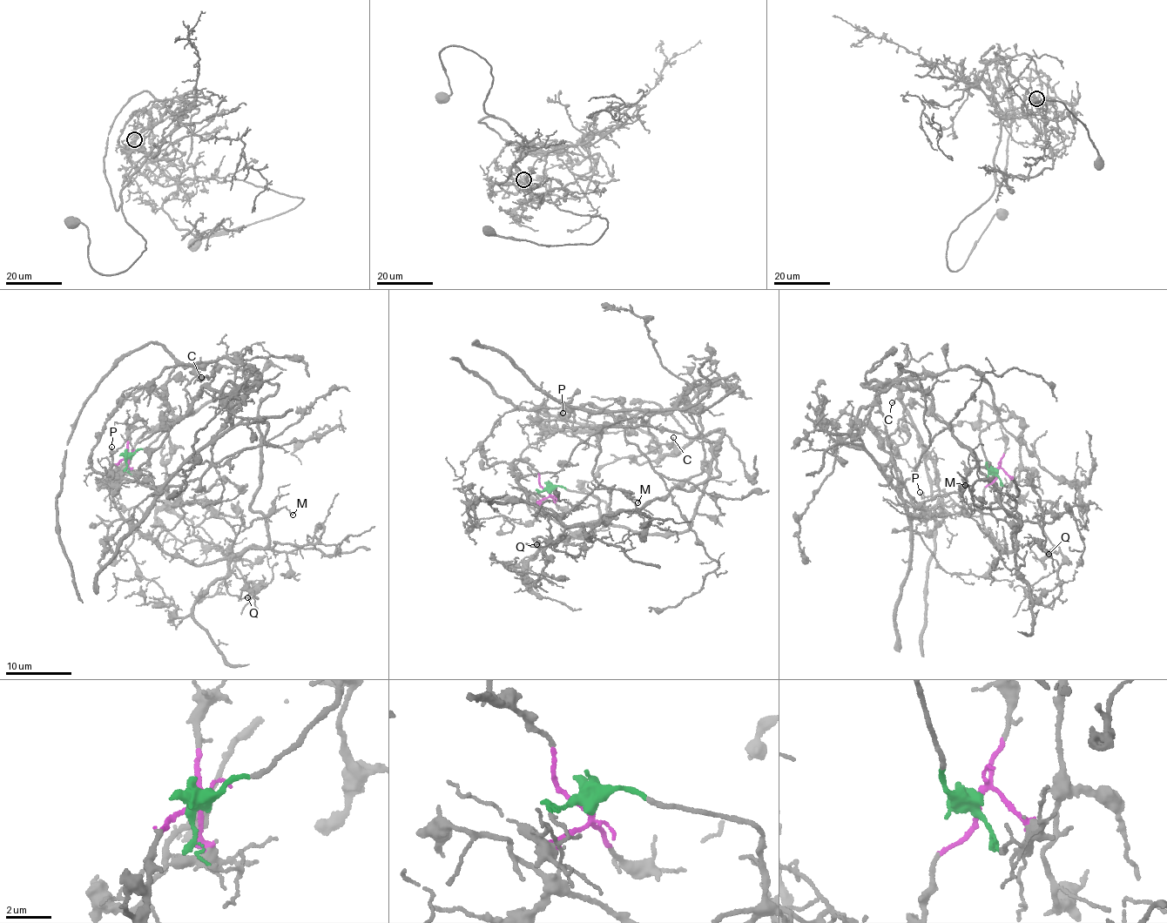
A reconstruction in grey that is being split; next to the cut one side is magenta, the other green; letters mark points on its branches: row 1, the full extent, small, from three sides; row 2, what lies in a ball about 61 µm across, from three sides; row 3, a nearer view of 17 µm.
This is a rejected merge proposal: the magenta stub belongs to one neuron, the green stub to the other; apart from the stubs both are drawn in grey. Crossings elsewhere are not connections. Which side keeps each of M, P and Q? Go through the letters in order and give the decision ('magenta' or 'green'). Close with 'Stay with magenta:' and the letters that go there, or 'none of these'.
M: magenta
P: magenta
Q: magenta
Stay with magenta: M, P, Q

